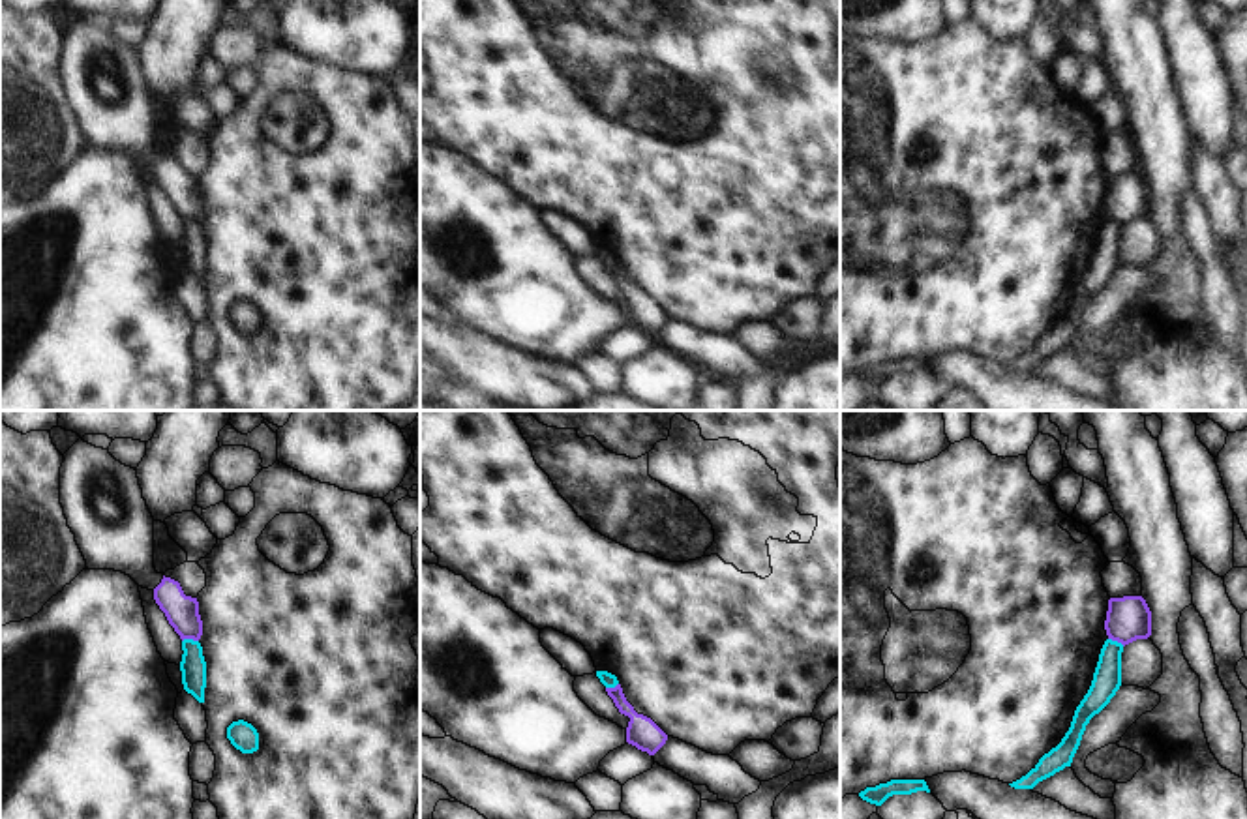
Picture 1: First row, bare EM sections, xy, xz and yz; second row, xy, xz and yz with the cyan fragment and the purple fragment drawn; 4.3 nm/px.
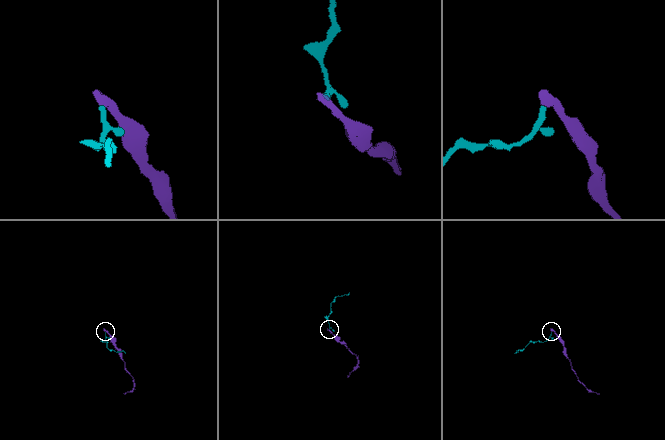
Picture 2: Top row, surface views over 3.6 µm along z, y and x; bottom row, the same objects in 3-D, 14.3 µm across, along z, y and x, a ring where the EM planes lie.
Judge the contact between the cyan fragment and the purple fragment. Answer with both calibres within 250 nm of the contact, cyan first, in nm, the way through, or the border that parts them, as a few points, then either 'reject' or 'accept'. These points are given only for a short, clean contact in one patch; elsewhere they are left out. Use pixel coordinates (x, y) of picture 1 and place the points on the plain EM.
calibres 110 and 140 nm; border xy (197, 220), (182, 222); reject

